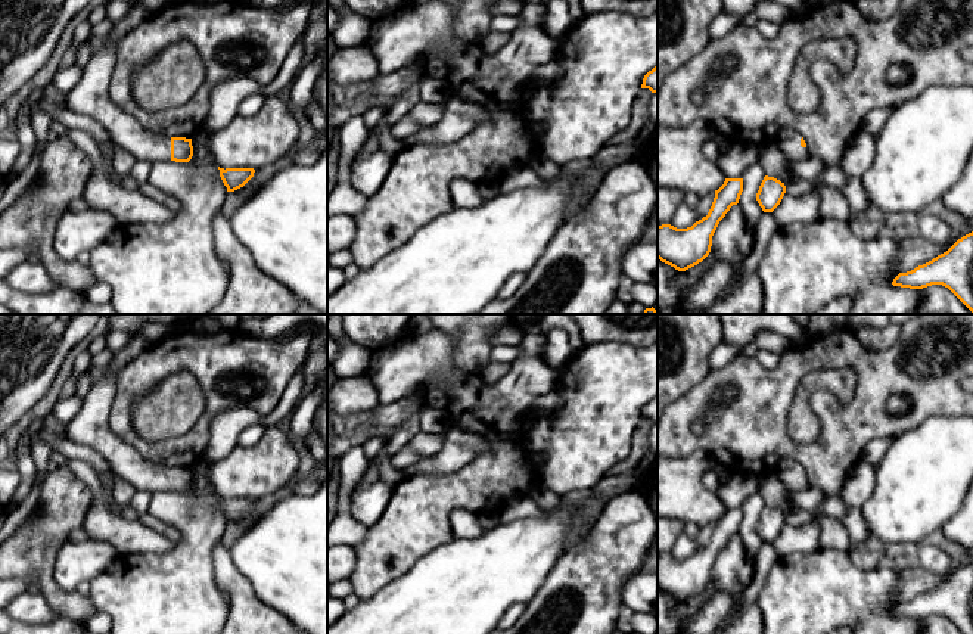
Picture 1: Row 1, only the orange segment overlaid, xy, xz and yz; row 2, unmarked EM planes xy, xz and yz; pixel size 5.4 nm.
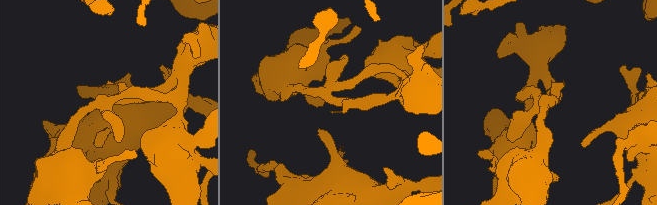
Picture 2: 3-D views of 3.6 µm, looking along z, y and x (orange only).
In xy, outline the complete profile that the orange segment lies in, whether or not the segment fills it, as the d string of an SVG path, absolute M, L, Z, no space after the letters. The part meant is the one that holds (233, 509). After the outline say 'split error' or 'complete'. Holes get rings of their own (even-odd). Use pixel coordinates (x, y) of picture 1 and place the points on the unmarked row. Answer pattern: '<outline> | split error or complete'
M220 498L220 507L227 518L227 522L234 522L243 518L252 507L254 498Z | complete

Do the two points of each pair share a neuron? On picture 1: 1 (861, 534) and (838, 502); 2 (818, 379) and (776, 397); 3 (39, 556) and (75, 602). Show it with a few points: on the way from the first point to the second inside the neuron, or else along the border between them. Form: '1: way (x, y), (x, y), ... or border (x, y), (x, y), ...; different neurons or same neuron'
1: border (839, 496), (846, 506), (846, 513), (842, 519); different neurons
2: border (826, 369), (810, 372), (801, 381), (787, 422); different neurons
3: way (40, 569), (46, 583), (62, 599); same neuron

